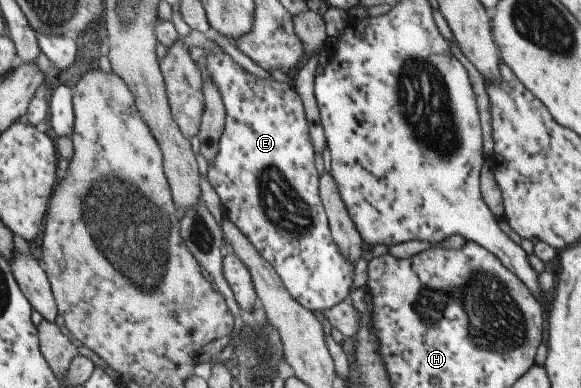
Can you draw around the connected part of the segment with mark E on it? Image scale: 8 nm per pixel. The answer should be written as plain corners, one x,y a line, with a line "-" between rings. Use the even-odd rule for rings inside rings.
218,49
205,51
204,67
216,85
224,105
225,122
216,155
208,163
206,177
219,197
222,215
248,239
260,257
267,261
297,304
308,311
326,311
348,299
354,264
346,261
335,247
319,198
313,145
308,135
303,105
294,87
285,82
257,77
234,63

